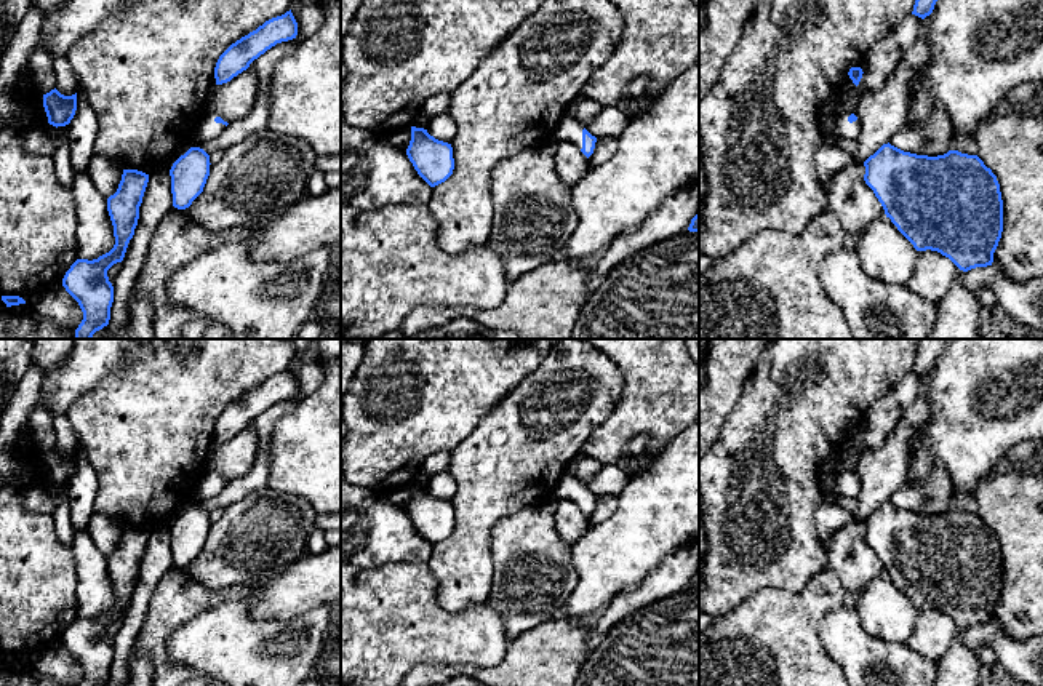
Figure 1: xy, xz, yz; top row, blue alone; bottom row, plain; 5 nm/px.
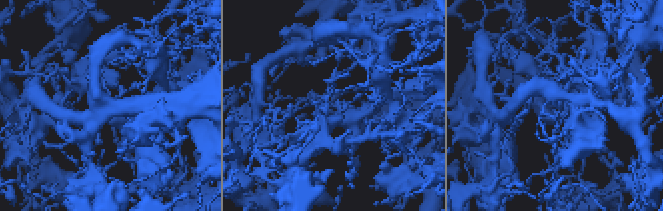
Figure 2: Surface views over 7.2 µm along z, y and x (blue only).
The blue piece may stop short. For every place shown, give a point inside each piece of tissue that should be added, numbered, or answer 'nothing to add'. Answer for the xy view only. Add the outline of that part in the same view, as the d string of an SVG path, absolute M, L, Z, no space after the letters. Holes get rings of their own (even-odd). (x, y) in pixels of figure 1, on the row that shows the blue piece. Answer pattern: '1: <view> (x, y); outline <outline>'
1: xy (208, 128); outline M211 112L205 114L205 117L198 123L197 134L195 134L198 139L211 141L226 130L226 125L214 122L216 117L218 115L211 114Z

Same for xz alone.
1: xz (568, 128); outline M565 112L555 131L555 141L569 141L581 150L582 130L584 126L579 122L576 122L569 114Z

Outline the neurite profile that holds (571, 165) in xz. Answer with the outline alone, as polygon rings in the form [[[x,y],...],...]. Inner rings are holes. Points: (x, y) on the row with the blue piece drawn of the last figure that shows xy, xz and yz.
[[[555,141],[553,158],[557,174],[571,187],[590,170],[589,158],[569,141]]]

